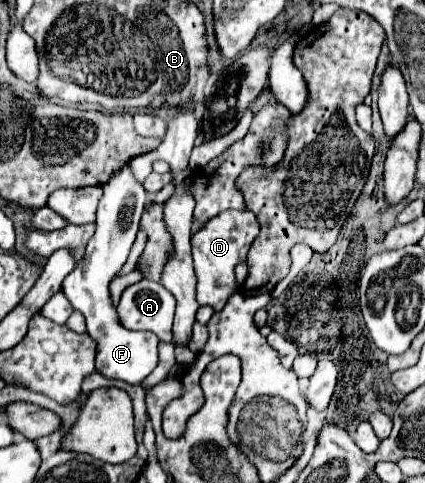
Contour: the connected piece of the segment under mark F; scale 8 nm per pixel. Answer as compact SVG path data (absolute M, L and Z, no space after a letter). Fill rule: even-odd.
M130 165L122 167L122 171L118 171L118 175L114 175L114 179L110 179L110 183L106 183L102 189L104 195L98 205L96 233L88 241L82 261L64 279L62 291L72 303L74 311L84 315L88 335L96 341L98 373L112 379L122 379L132 385L140 385L142 379L146 379L158 363L158 337L150 331L130 331L120 325L110 295L110 281L118 275L118 271L124 267L130 255L140 225L140 217L148 199L144 187L134 181Z

